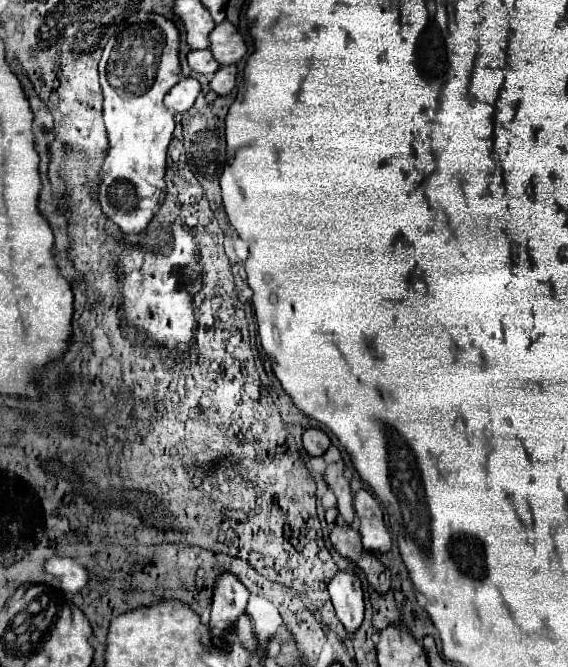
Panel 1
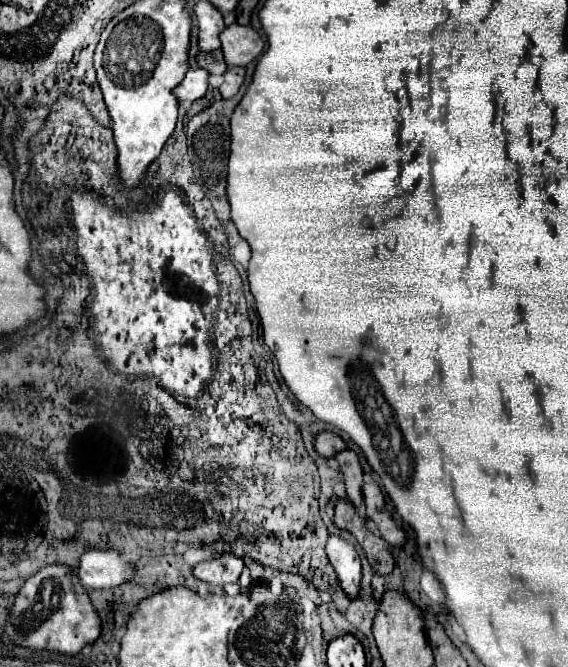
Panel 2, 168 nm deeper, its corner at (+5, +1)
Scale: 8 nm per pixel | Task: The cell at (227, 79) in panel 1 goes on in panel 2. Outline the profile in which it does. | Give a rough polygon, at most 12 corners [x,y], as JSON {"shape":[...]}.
{"shape":[[228,68],[222,98],[232,98],[244,82],[244,68]]}

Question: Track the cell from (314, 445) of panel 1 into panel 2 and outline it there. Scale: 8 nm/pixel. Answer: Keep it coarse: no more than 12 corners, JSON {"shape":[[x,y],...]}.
{"shape":[[332,432],[316,434],[318,456],[332,458],[346,448],[344,440]]}

